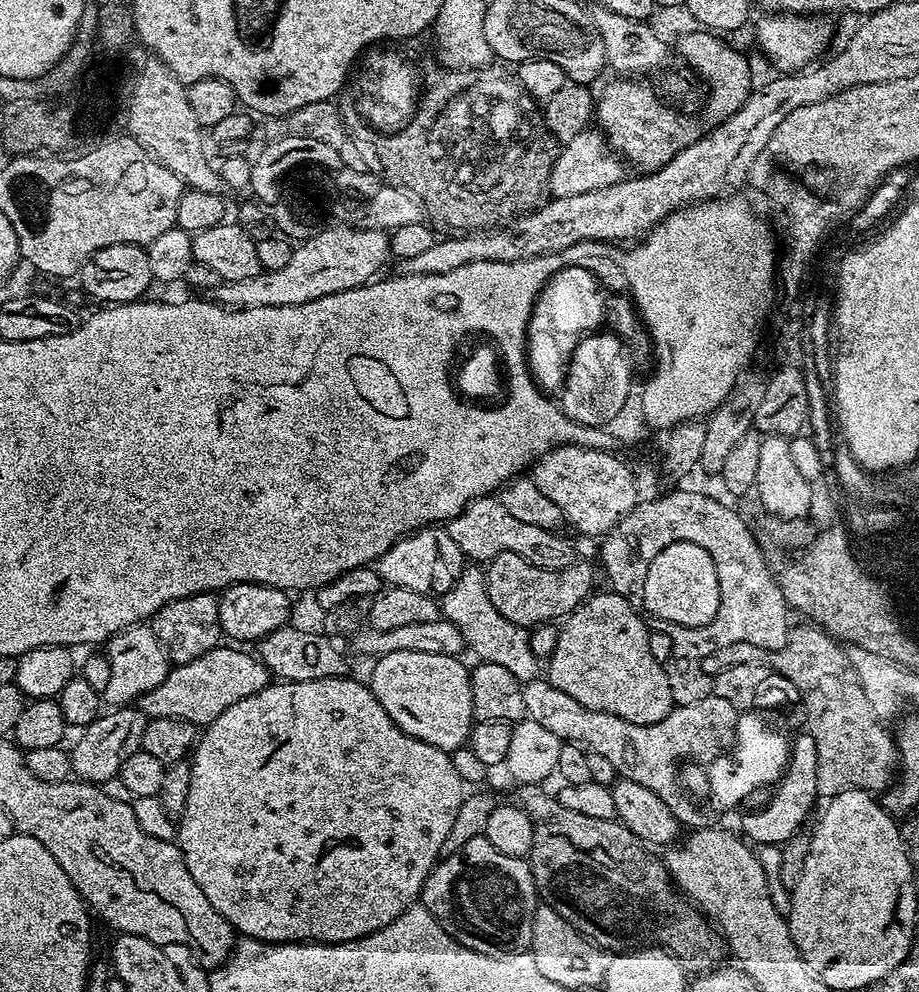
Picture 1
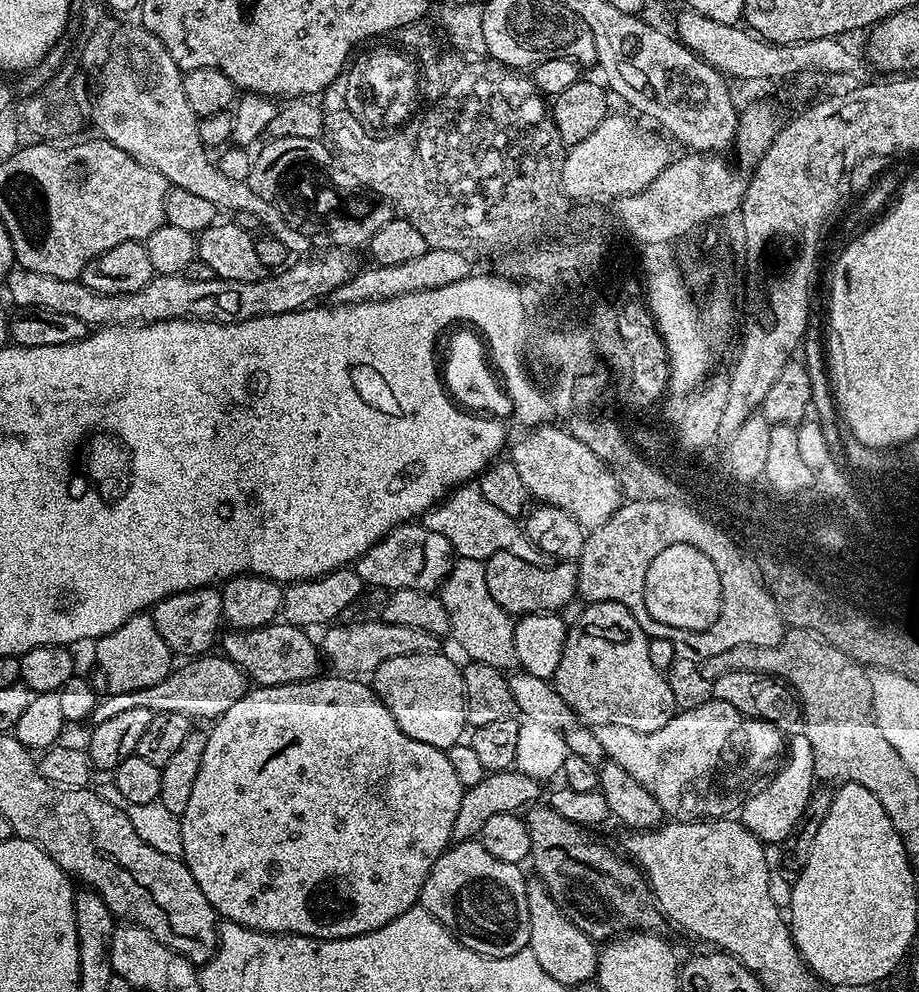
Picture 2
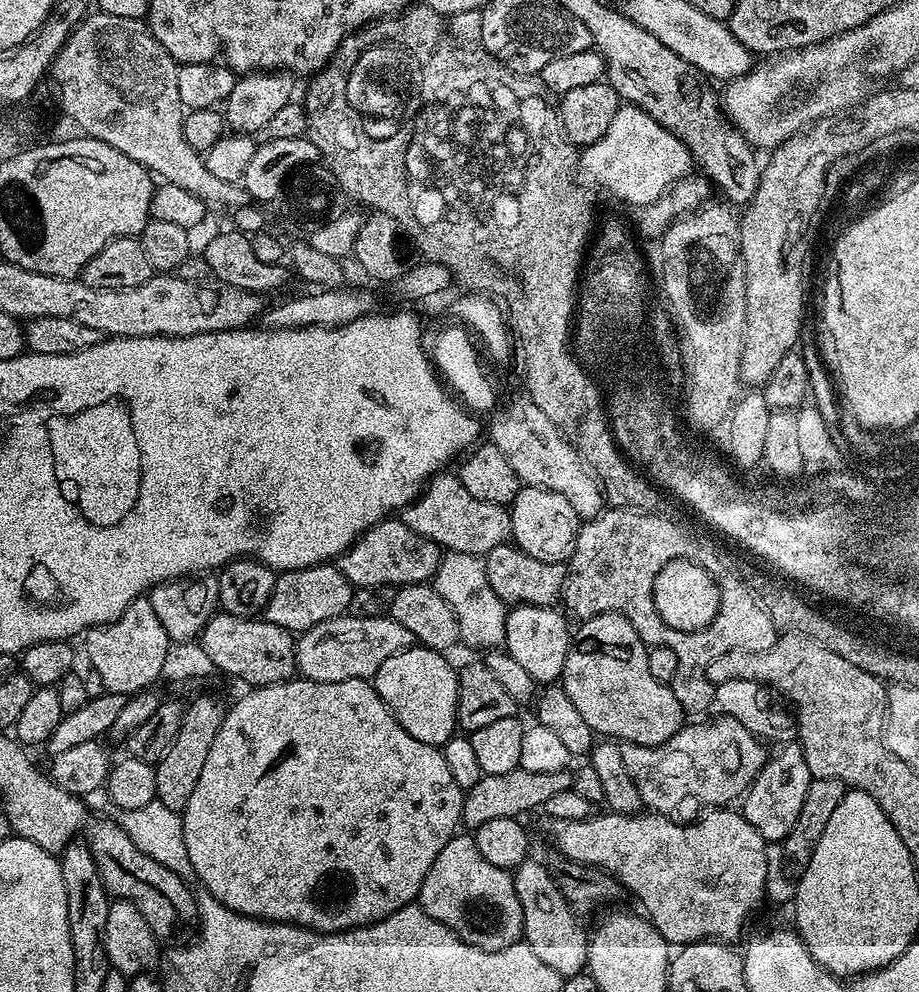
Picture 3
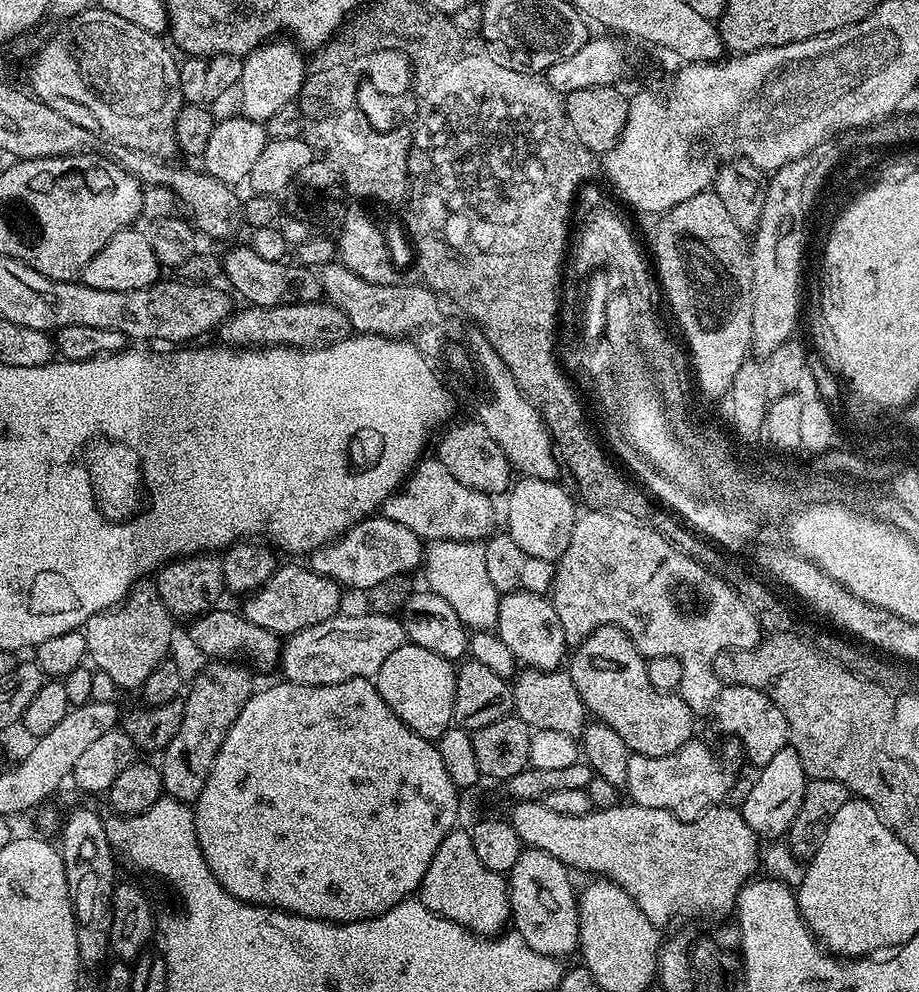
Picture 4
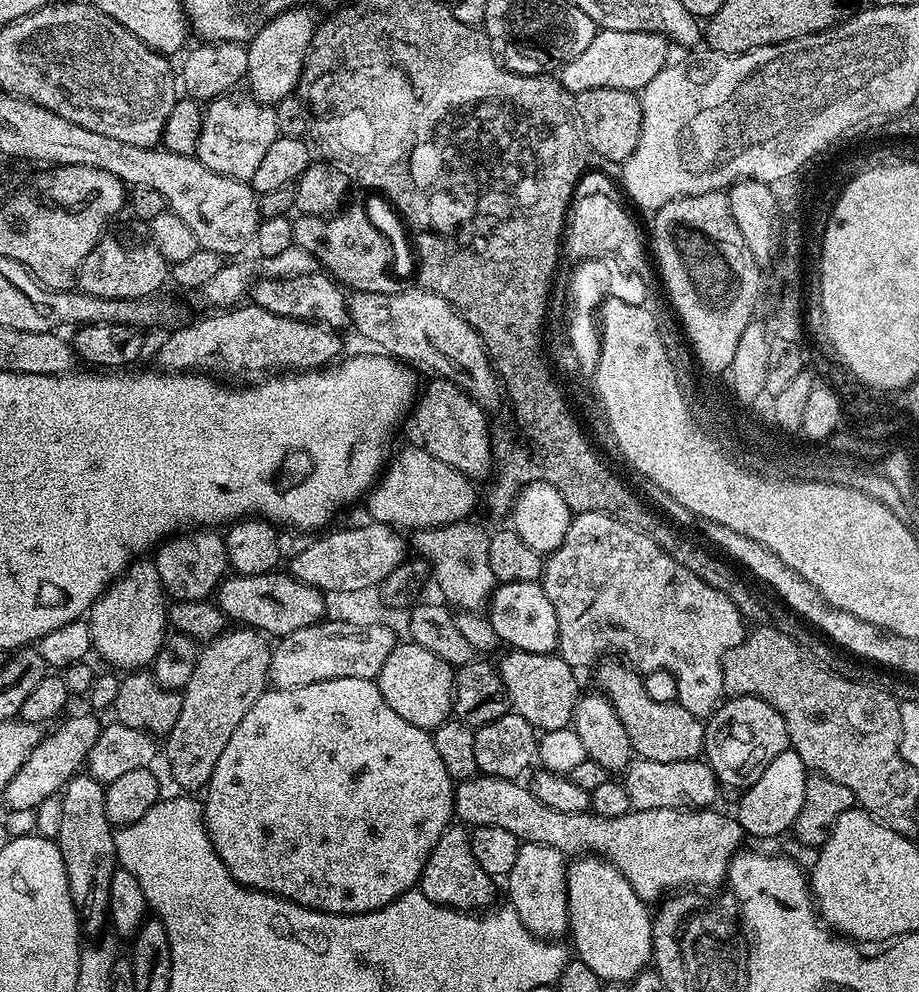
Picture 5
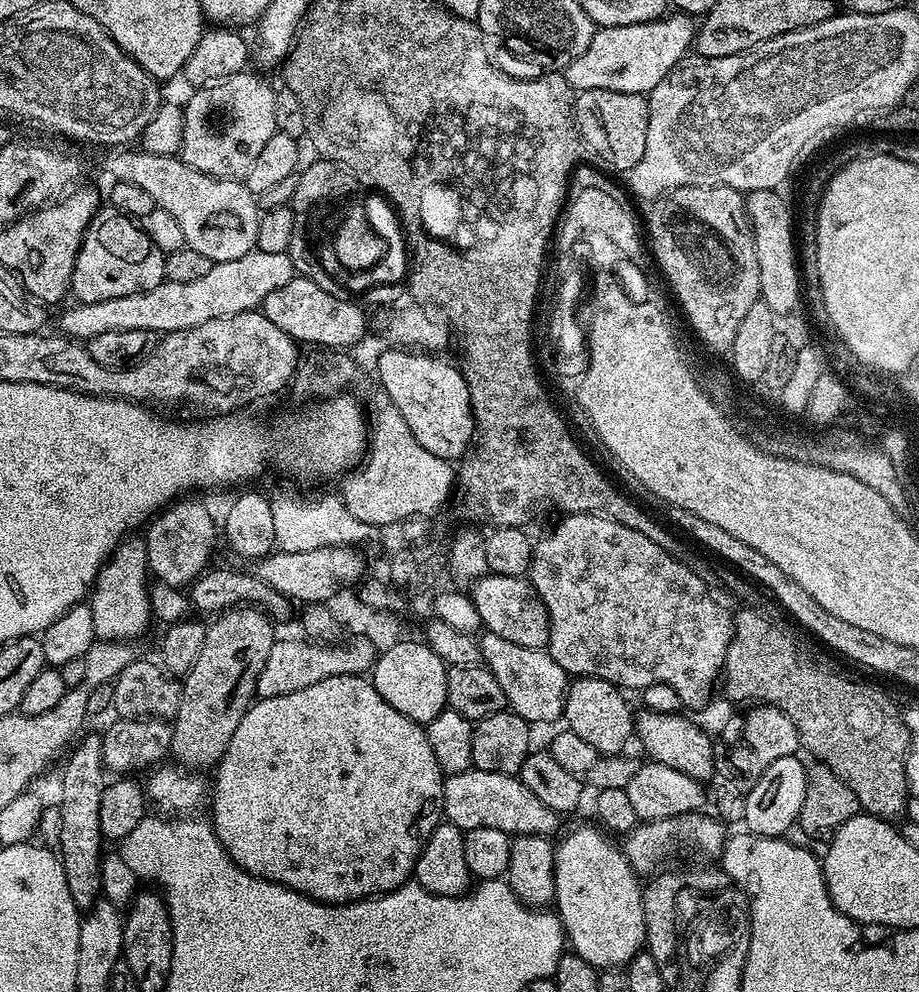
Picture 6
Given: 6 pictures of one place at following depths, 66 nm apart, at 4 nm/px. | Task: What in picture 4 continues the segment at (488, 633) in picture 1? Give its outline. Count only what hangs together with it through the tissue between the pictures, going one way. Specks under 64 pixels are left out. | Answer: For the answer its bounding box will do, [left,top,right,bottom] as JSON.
[422,540,502,632]

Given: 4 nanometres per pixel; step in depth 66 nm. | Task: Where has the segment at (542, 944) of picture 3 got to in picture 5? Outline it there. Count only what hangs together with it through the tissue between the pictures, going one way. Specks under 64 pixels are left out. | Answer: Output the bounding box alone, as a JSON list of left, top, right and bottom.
[506,842,569,940]

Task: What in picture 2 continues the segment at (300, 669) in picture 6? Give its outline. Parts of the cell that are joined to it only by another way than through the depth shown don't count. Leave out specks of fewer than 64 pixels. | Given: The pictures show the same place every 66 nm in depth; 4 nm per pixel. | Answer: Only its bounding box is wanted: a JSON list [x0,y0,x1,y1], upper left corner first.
[318,619,442,674]

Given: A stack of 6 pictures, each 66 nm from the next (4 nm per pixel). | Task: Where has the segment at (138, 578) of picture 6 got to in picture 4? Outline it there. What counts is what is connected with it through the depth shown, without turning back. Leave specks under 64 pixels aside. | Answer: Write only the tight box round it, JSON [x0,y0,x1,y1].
[82,578,174,690]

